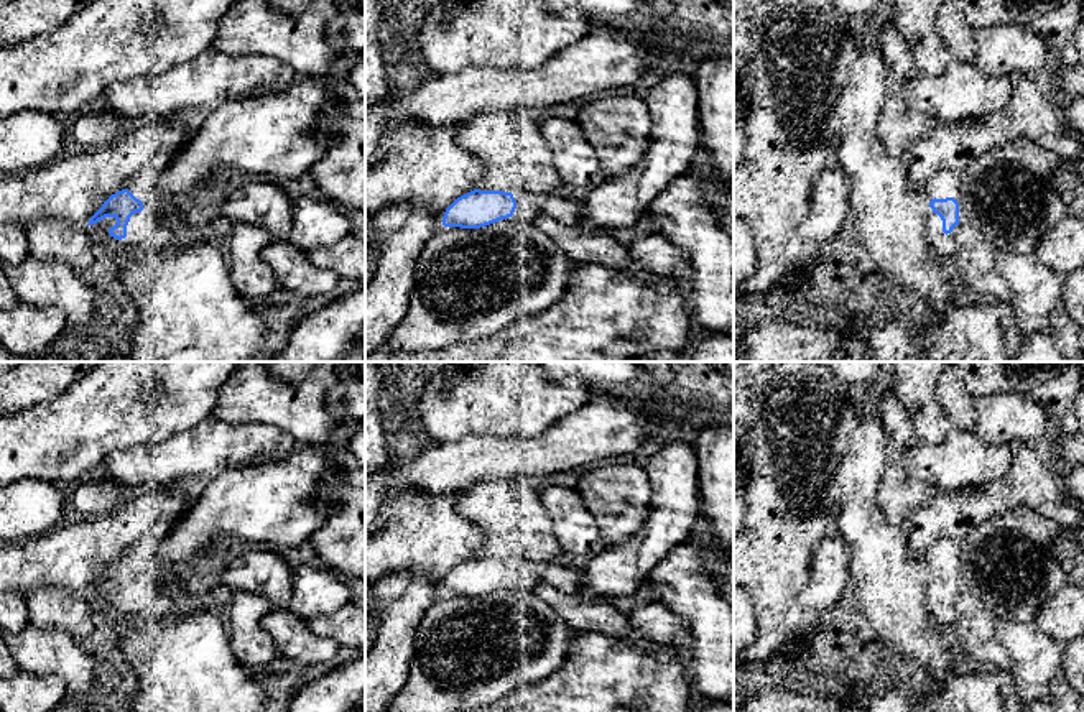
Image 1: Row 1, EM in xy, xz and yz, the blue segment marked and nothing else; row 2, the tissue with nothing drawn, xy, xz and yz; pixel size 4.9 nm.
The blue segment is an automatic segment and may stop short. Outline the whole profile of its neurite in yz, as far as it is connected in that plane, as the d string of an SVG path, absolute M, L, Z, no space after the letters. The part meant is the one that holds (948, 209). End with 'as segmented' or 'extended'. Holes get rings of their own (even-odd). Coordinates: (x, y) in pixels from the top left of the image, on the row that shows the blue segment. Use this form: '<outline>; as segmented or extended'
M954 197L931 199L929 207L943 220L943 232L947 235L959 225L959 202Z; as segmented

